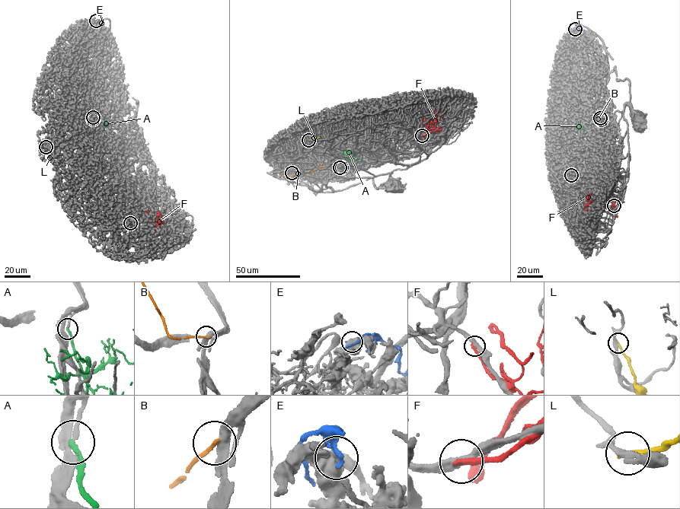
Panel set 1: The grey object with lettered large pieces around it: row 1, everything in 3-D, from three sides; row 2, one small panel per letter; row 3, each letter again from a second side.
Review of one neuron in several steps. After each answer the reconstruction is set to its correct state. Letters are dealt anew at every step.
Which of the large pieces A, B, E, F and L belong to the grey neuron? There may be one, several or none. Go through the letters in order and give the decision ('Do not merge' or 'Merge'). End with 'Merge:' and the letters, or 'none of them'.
A: Do not merge
B: Do not merge
E: Do not merge
F: Do not merge
L: Do not merge
Merge: none of them

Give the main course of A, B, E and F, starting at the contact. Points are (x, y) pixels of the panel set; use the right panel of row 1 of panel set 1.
A: (601, 119), (601, 128), (582, 128), (579, 121)
B: (600, 118), (598, 120), (595, 118), (591, 95), (582, 76), (579, 85)
E: (575, 29), (577, 27), (585, 30)
F: (614, 205), (614, 209), (603, 206), (598, 209), (596, 201), (594, 203), (588, 199), (587, 195), (591, 193)

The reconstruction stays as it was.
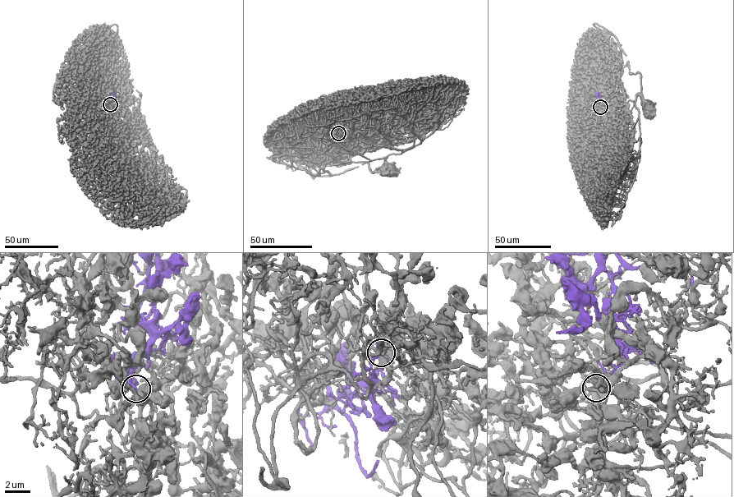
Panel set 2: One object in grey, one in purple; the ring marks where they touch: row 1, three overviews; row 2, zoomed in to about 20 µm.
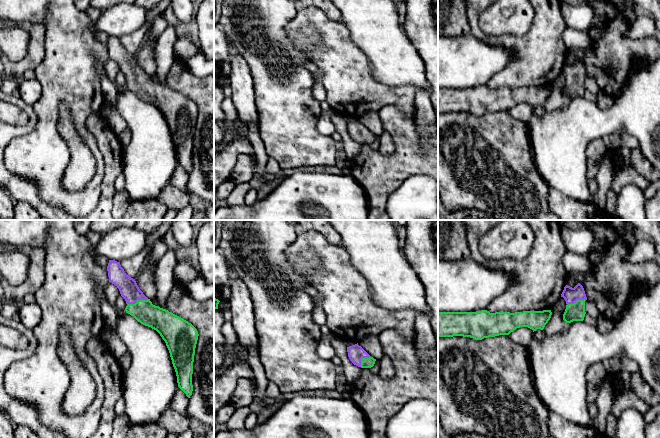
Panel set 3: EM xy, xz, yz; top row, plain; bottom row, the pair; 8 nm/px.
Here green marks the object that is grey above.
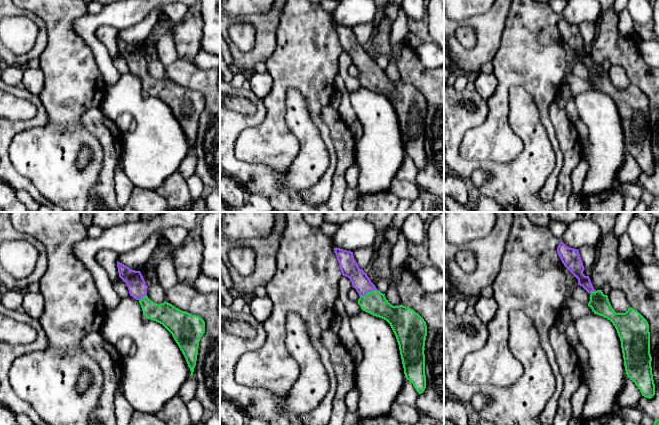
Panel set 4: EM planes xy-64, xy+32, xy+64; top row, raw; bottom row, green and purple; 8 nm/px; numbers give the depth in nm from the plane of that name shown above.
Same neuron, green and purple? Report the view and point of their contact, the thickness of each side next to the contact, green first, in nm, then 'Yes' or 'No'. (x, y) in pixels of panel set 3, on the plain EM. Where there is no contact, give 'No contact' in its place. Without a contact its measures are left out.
Touches green at xy (138, 76). Thickness 190 nm (green) against 160 nm. Yes

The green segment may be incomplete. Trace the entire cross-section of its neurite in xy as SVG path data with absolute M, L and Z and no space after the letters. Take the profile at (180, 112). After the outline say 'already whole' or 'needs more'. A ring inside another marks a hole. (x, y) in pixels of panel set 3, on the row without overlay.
M109 36L109 58L114 60L126 77L126 89L141 100L156 106L165 117L177 152L178 163L188 174L192 171L192 150L197 105L188 97L152 80L139 65L135 55L129 53L120 38Z; needs more

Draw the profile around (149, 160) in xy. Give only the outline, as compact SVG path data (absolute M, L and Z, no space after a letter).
M128 89L117 92L117 99L114 104L109 100L104 100L99 114L106 122L109 121L113 107L126 121L127 128L131 132L130 143L123 146L122 170L125 189L130 200L156 199L161 190L169 184L175 168L179 165L176 148L166 119L156 106L141 100Z

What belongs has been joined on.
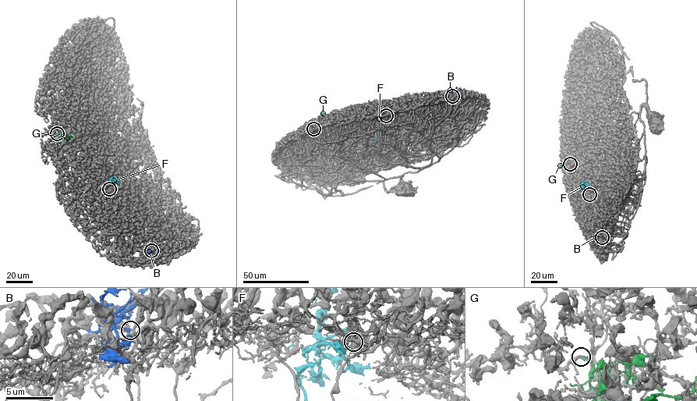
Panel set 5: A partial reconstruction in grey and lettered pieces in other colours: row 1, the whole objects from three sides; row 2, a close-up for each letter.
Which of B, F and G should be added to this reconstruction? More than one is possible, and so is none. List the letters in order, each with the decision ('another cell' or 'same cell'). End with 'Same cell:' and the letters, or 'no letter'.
B: another cell
F: same cell
G: another cell
Same cell: F

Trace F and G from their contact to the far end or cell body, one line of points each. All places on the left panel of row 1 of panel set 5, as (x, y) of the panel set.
F: (109, 189), (106, 177), (104, 181), (97, 182), (96, 188), (93, 181)
G: (57, 133), (58, 137), (67, 143), (68, 138), (76, 136)

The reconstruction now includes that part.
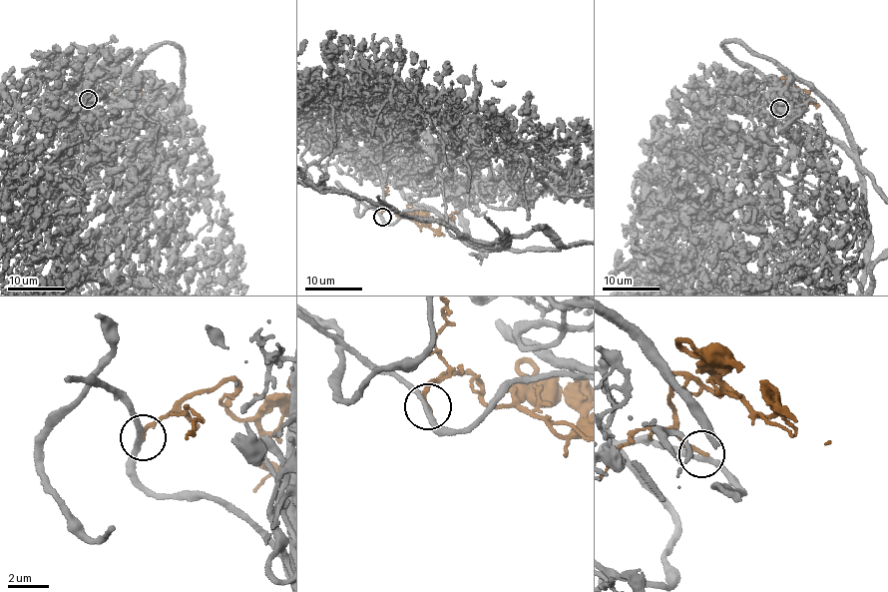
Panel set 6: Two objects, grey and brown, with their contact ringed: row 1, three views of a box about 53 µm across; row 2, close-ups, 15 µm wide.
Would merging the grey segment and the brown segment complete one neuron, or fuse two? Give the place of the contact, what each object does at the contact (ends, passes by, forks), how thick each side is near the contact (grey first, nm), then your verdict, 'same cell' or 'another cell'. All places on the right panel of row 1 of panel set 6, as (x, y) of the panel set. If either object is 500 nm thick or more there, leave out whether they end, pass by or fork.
(779, 108) | grey passes by | brown ends | 240/200 nm | another cell

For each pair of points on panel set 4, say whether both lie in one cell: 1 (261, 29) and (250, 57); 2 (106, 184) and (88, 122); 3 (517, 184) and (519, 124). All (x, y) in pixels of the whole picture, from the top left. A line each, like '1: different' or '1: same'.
1: same
2: same
3: same

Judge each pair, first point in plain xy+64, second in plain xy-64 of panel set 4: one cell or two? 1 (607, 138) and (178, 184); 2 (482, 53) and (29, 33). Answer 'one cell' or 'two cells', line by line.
1: two cells
2: two cells

